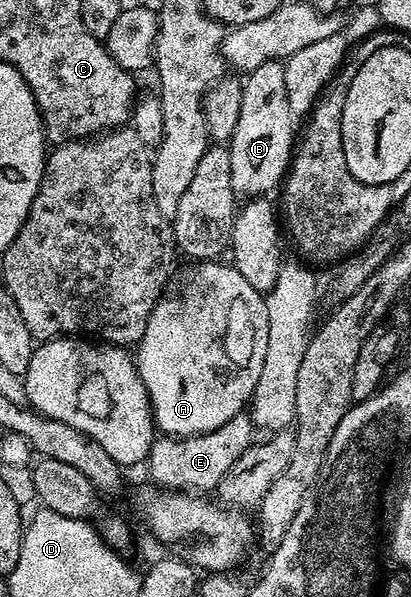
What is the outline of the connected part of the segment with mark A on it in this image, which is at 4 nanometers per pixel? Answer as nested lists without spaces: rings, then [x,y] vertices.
[[[201,260],[185,274],[181,287],[172,294],[166,293],[151,312],[151,320],[147,320],[147,332],[143,332],[141,341],[135,347],[137,371],[149,393],[149,402],[153,405],[153,420],[156,429],[162,435],[175,438],[190,438],[196,434],[210,434],[215,428],[227,424],[236,414],[242,413],[250,405],[255,384],[259,384],[259,376],[263,372],[263,356],[267,356],[267,308],[262,291],[251,288],[243,276],[231,264],[224,266],[221,260]]]

